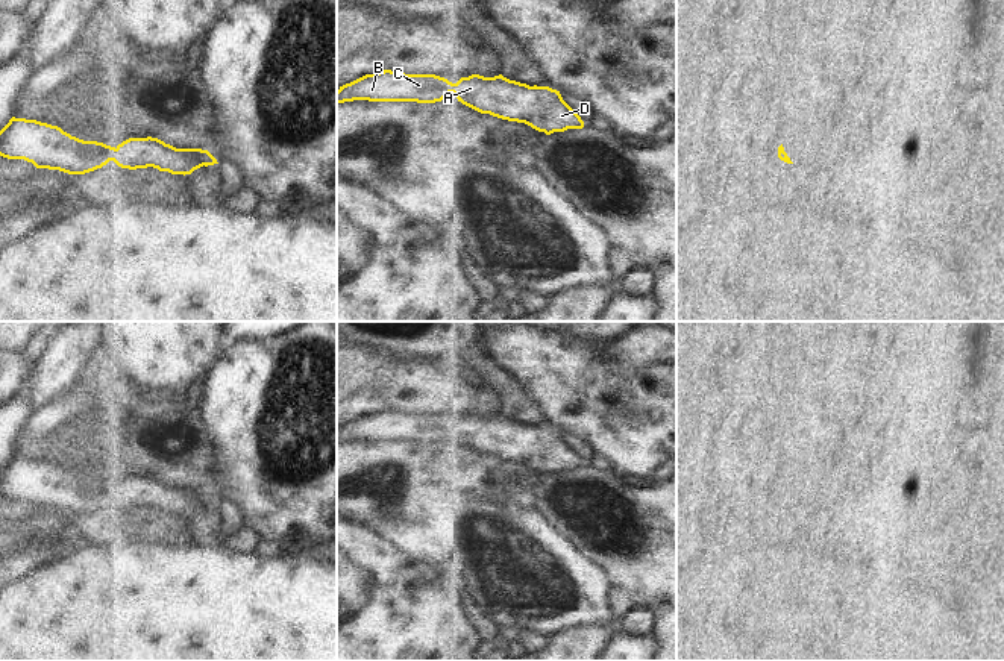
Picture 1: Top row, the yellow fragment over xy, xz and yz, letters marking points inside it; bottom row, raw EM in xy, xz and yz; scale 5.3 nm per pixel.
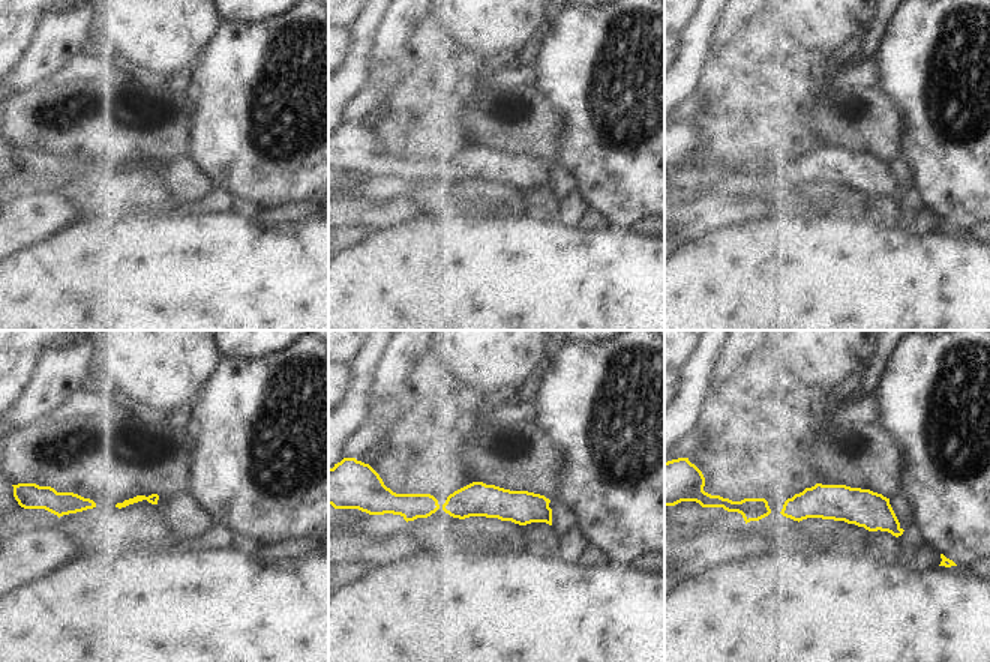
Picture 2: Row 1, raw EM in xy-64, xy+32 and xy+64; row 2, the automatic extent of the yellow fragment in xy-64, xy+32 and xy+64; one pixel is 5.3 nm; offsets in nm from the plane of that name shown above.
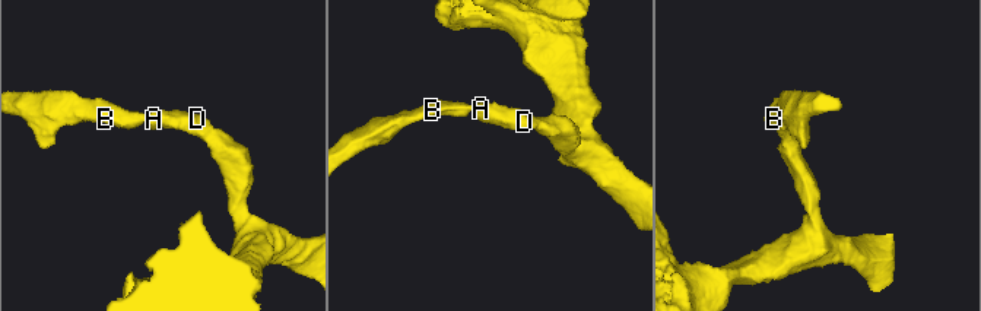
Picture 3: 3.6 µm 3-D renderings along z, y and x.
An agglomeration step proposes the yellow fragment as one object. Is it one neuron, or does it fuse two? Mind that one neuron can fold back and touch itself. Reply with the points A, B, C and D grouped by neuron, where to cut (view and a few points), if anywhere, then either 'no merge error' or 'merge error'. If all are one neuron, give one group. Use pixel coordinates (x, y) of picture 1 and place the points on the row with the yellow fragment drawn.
A B C D; no cut; no merge error

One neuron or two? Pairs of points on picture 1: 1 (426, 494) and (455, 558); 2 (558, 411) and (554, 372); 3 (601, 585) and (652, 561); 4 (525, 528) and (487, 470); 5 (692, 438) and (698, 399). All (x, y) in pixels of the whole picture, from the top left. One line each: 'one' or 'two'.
1: two
2: one
3: two
4: two
5: one

